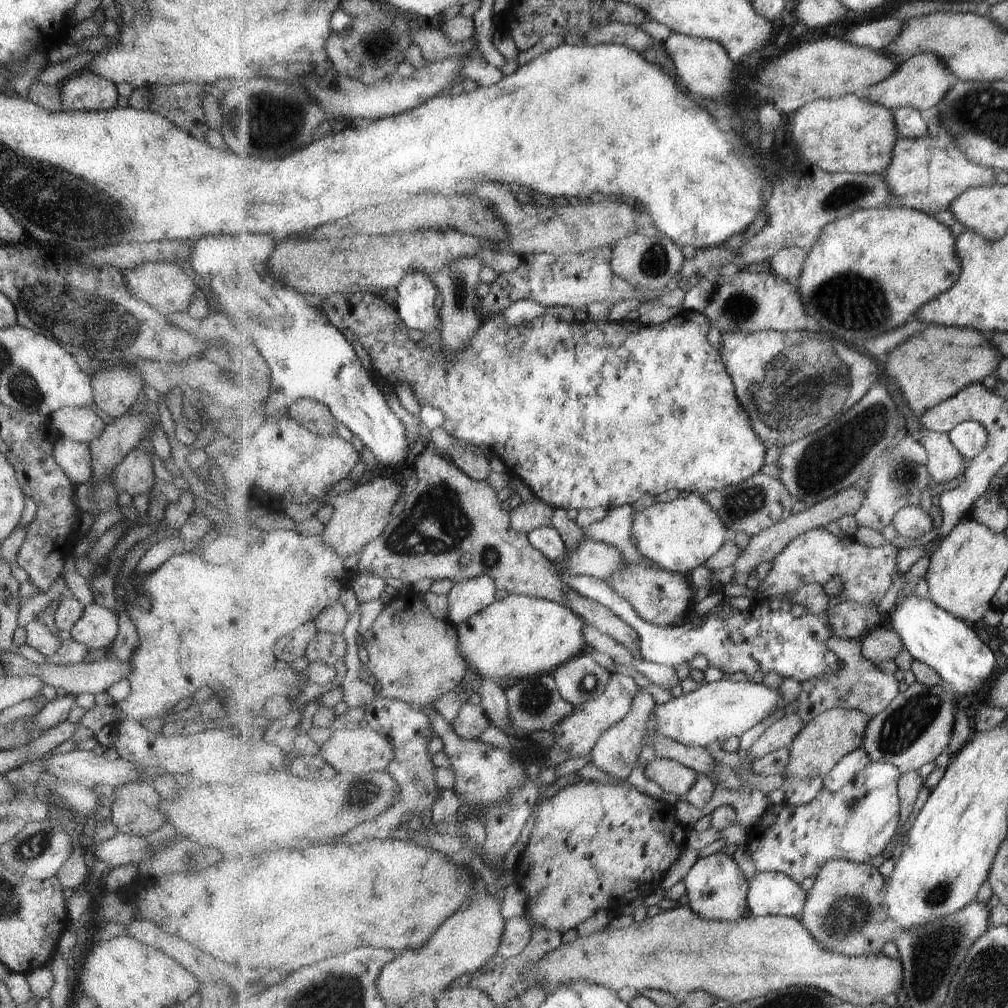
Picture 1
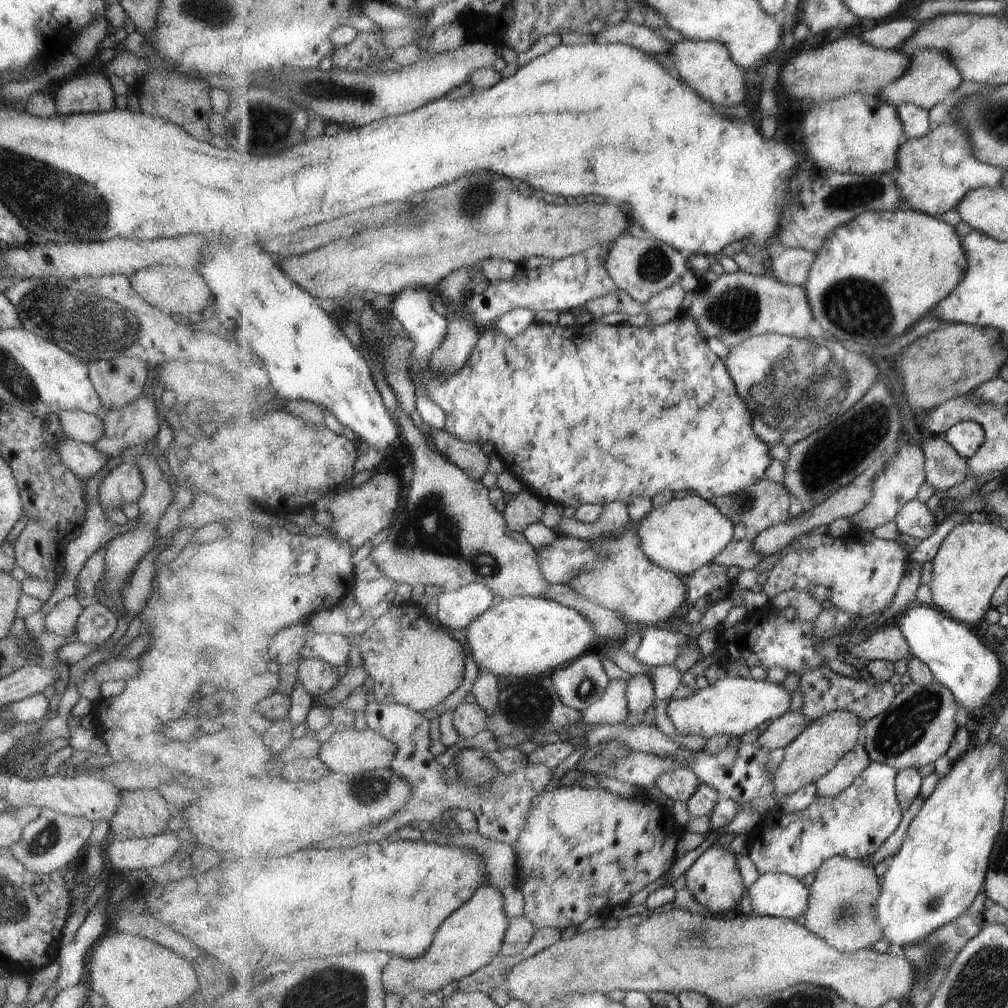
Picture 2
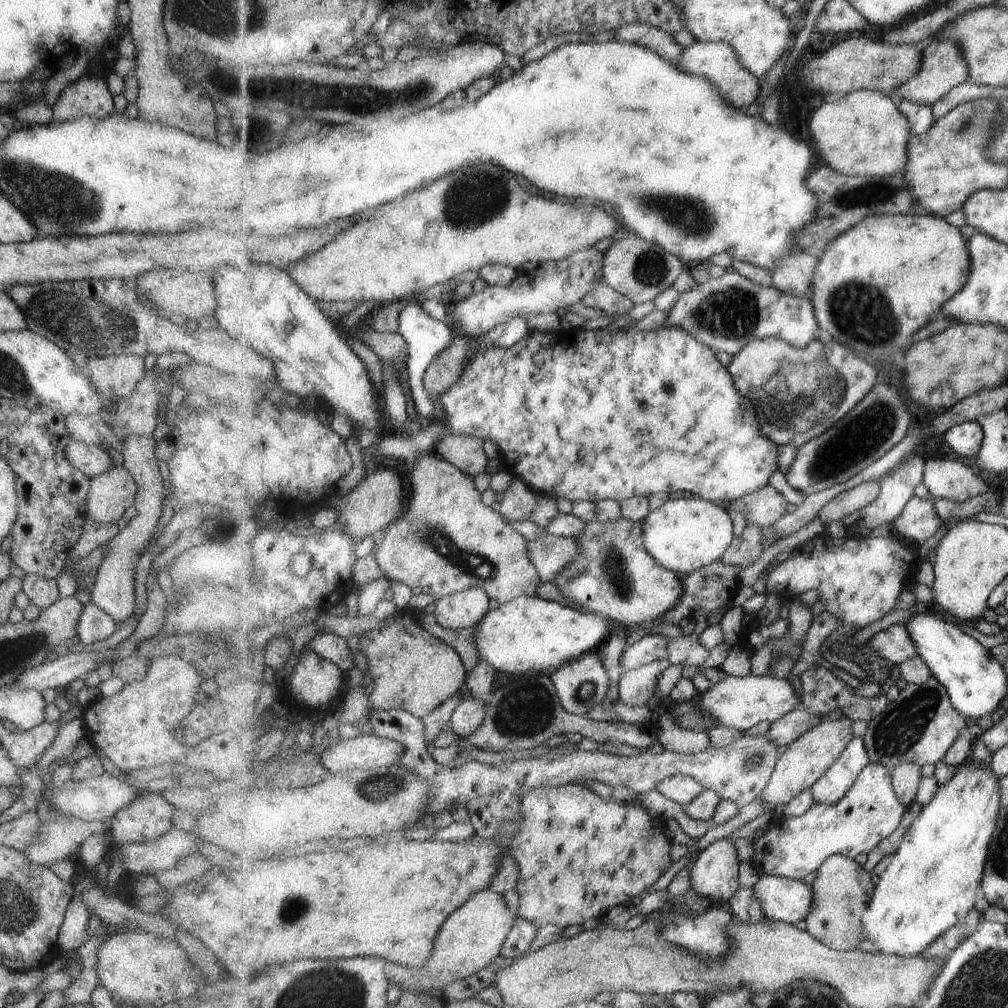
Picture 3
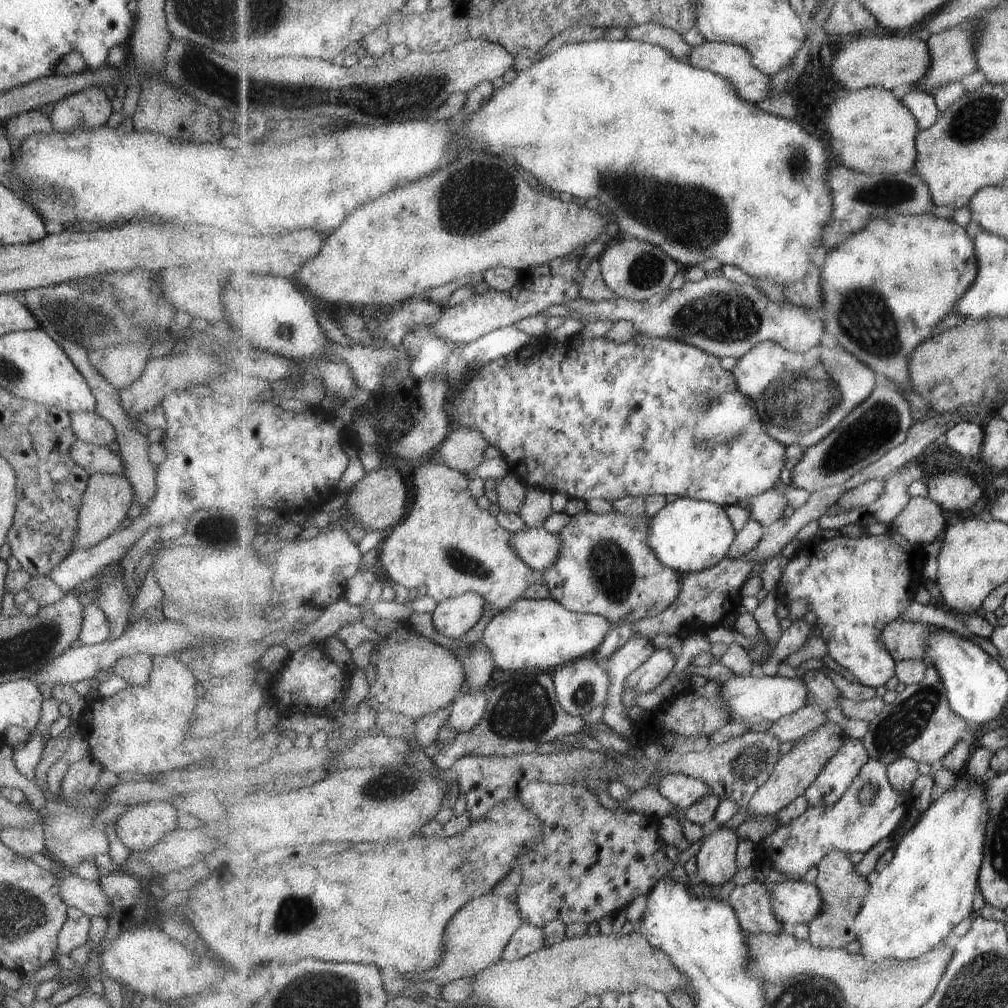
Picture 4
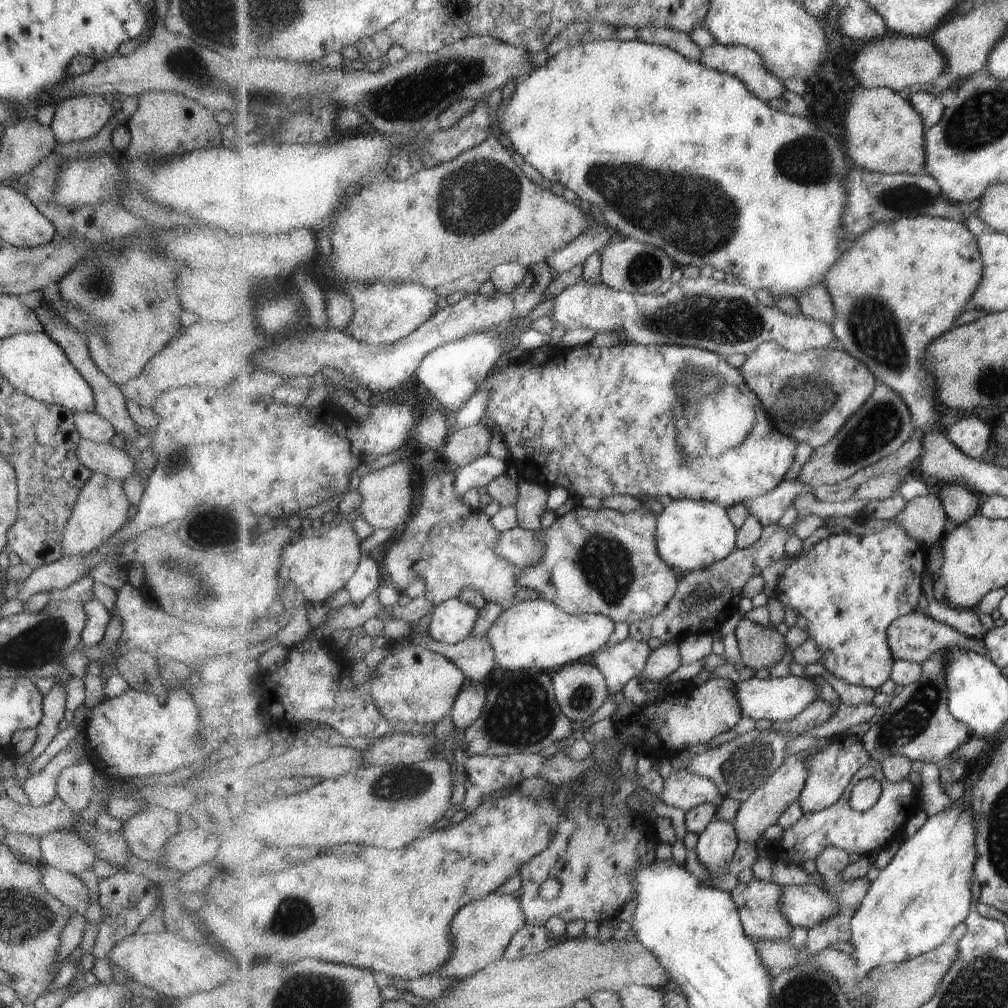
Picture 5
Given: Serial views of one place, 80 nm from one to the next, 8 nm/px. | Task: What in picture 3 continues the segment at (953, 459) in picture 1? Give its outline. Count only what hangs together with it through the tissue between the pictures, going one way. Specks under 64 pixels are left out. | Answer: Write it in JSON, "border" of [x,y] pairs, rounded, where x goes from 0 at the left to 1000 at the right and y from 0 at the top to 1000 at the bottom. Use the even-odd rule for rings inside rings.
{"border":[[[927,449],[917,453],[917,480],[926,490],[927,496],[938,494],[943,498],[957,498],[959,494],[980,488],[981,480],[977,480],[965,468],[965,464],[957,462],[955,458]]]}

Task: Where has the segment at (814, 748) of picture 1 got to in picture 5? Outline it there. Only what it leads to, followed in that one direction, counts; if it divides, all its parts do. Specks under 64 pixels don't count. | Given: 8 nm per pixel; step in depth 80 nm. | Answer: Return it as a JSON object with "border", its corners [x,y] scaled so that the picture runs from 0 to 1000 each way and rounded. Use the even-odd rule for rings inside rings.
{"border":[[[815,742],[795,745],[794,747],[781,751],[779,756],[777,756],[769,765],[769,768],[761,775],[761,778],[755,780],[751,786],[747,787],[747,790],[744,790],[741,795],[735,798],[728,815],[733,834],[751,837],[751,835],[755,833],[755,829],[757,829],[758,825],[761,824],[763,820],[770,818],[771,813],[777,810],[778,806],[794,793],[804,769],[802,751],[813,746],[814,743]]]}

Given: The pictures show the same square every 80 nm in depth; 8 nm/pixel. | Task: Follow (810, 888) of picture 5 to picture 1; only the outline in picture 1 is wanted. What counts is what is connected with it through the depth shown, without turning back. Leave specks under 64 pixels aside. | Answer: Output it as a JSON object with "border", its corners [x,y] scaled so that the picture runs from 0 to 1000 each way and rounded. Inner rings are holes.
{"border":[[[764,864],[751,867],[743,875],[742,904],[749,910],[788,910],[798,905],[802,885],[785,869]]]}

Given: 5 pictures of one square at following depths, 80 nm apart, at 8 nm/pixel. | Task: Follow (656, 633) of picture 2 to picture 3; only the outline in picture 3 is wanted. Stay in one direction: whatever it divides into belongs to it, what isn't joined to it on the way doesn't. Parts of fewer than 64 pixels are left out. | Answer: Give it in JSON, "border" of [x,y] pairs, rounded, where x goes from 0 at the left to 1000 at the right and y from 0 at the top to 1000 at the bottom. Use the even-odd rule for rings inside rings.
{"border":[[[644,629],[627,641],[620,641],[615,662],[628,666],[652,655],[663,655],[663,652],[662,633],[654,629]]]}

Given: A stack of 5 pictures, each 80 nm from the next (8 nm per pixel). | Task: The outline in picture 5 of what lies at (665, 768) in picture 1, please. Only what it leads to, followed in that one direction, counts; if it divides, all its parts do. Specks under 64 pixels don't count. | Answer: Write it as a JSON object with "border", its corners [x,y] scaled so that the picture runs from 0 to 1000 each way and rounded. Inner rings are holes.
{"border":[[[680,762],[660,769],[658,784],[654,788],[658,797],[677,802],[678,805],[705,797],[713,800],[718,790],[712,780],[701,771],[696,771]]]}

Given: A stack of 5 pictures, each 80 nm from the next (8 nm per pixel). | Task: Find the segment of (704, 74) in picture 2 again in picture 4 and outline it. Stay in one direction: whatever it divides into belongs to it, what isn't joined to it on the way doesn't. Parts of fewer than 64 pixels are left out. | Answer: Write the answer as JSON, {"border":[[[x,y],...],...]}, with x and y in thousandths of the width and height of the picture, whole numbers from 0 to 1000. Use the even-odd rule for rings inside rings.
{"border":[[[700,40],[698,43],[688,48],[688,51],[683,56],[683,61],[691,67],[699,68],[716,75],[727,84],[730,92],[738,100],[743,100],[749,104],[757,101],[763,95],[763,89],[765,89],[763,87],[763,80],[765,76],[755,71],[747,63],[746,54],[738,46]]]}

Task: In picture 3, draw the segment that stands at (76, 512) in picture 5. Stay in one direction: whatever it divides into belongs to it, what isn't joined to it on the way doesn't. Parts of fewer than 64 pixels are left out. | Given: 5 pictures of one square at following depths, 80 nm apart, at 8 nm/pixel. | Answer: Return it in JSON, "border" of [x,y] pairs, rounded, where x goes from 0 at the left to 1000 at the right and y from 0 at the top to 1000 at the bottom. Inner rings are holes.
{"border":[[[120,461],[90,473],[85,497],[85,516],[113,519],[133,500],[134,478]]]}

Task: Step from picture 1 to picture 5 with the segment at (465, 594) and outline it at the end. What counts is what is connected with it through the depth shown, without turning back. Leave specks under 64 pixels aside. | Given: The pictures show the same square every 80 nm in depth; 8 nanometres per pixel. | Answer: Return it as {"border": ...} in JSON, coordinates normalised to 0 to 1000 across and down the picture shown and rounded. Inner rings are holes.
{"border":[[[449,592],[429,605],[426,629],[437,638],[451,639],[468,629],[476,605],[455,592]]]}

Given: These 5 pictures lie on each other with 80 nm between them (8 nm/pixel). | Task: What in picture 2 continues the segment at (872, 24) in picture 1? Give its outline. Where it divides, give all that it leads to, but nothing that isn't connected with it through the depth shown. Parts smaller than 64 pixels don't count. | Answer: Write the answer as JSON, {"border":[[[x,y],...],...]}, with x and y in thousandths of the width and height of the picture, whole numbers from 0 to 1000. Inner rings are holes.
{"border":[[[896,18],[892,20],[880,20],[874,22],[862,30],[853,31],[851,38],[860,44],[866,44],[870,48],[891,50],[898,46],[902,38],[908,36],[908,32],[914,28],[916,21]]]}

